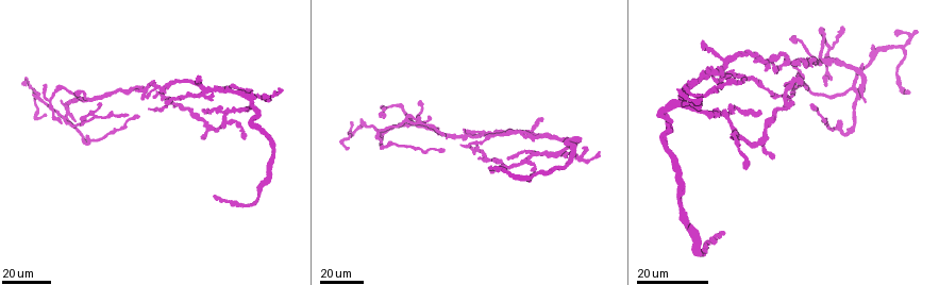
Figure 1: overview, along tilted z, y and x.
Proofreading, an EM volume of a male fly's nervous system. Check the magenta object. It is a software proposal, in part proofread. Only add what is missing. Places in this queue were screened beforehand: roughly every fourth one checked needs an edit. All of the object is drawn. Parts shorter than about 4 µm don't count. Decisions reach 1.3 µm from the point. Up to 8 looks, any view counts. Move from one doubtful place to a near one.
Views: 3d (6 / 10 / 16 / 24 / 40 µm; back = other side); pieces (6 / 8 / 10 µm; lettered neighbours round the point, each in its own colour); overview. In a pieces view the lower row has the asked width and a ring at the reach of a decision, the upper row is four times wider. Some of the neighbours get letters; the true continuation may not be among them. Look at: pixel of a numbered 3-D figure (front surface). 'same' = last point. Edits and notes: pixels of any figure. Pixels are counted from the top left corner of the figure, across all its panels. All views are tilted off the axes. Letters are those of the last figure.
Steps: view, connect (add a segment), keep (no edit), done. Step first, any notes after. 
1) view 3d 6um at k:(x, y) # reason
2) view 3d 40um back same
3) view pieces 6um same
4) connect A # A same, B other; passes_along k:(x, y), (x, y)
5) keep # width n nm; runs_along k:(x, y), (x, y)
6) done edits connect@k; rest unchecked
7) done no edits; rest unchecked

view 3d 24um at 1:(463, 128) # free end

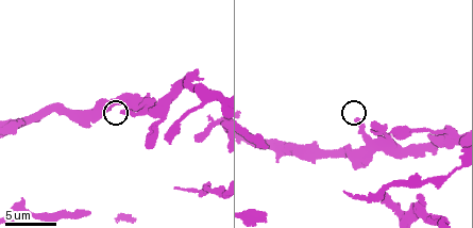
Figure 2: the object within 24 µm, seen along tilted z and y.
view pieces 10um at 2:(121, 110)

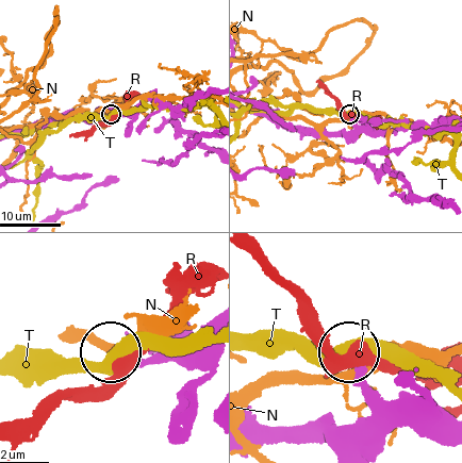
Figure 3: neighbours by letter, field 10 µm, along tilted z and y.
keep # N other, R other, T other; none of them fits

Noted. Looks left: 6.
view 3d 40um at 1:(507, 159)

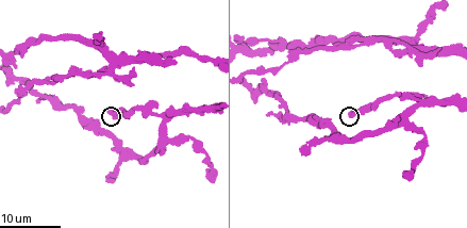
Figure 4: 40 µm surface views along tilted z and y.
view 3d 6um at 4:(110, 112)

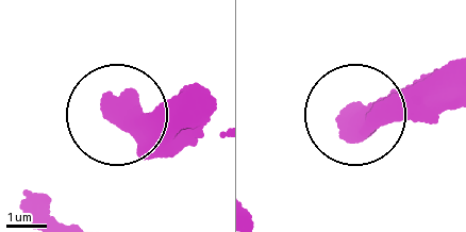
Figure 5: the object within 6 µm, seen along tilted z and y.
view pieces 8um at 5:(116, 117)

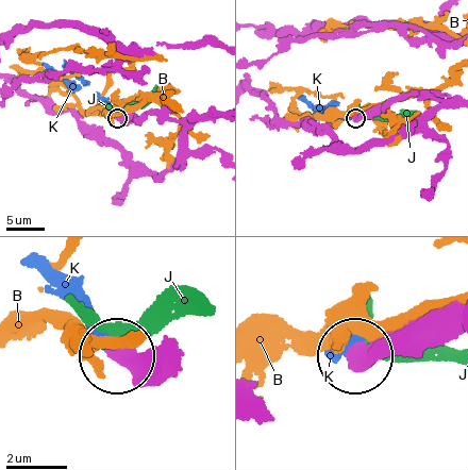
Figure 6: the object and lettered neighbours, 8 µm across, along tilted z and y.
connect K # B other, J other, K same; the neuron continues

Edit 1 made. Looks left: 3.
view overview

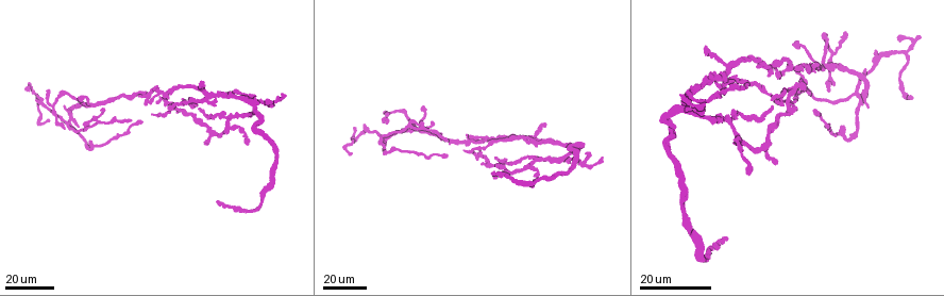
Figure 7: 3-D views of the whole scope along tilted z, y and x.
view 3d 24um at 7:(586, 153) # branch stops here

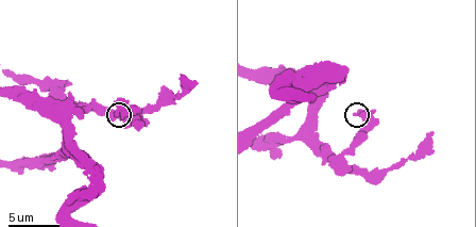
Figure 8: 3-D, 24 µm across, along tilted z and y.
view pieces 8um at 8:(359, 111)

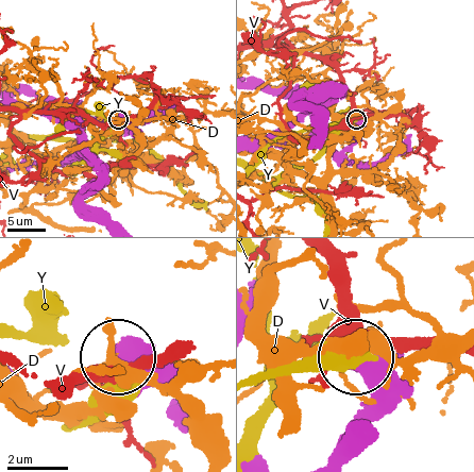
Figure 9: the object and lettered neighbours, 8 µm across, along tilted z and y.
keep # D other, V other, Y other; no lettered segment goes on from it

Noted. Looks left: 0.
done edits connect@6; rest unchecked

